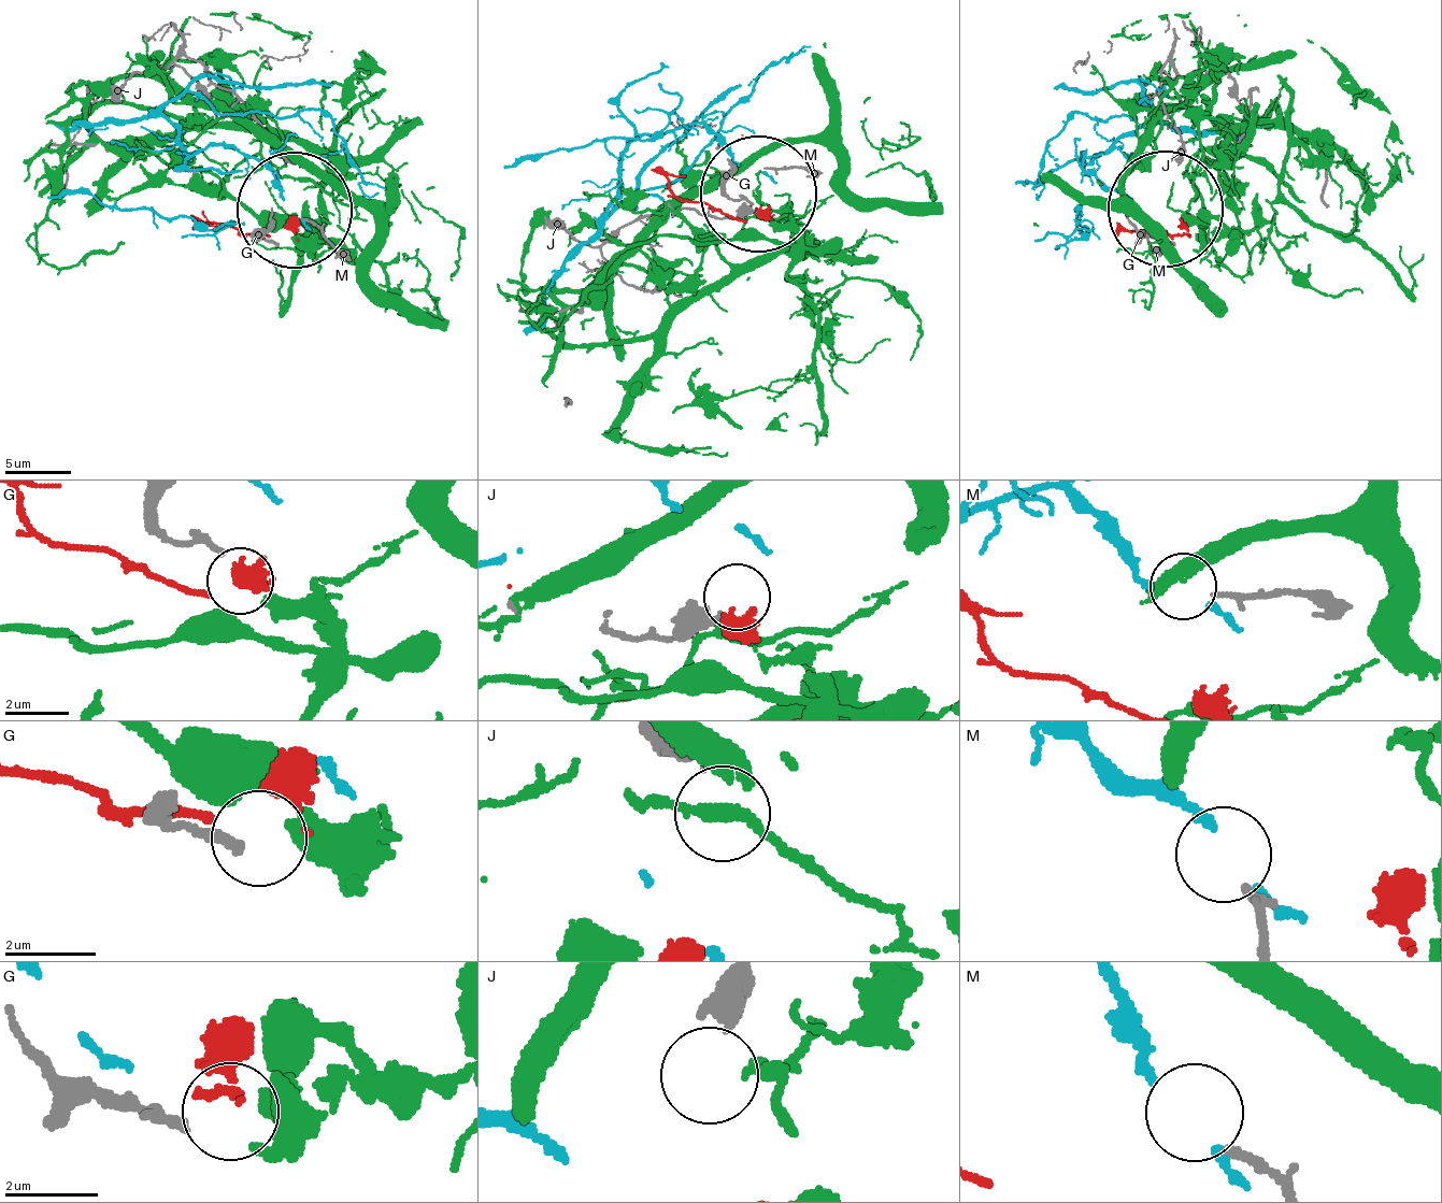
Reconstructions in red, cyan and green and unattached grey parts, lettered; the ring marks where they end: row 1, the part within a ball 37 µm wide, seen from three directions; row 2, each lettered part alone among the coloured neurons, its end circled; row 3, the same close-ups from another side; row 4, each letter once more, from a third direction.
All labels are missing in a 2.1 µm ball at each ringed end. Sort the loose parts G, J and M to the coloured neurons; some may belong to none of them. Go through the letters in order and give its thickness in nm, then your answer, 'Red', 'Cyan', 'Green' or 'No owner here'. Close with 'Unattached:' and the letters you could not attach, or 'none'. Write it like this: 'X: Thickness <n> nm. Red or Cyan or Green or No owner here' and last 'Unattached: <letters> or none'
G: Thickness 240 nm. Green
J: Thickness 320 nm. No owner here
M: Thickness 200 nm. No owner here
Unattached: J, M

